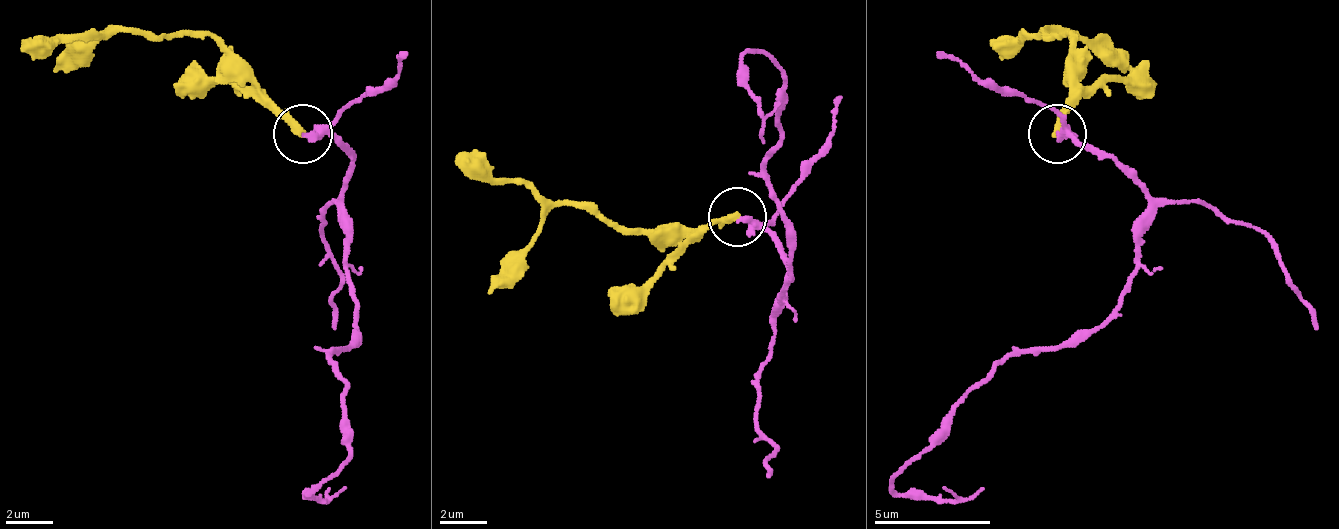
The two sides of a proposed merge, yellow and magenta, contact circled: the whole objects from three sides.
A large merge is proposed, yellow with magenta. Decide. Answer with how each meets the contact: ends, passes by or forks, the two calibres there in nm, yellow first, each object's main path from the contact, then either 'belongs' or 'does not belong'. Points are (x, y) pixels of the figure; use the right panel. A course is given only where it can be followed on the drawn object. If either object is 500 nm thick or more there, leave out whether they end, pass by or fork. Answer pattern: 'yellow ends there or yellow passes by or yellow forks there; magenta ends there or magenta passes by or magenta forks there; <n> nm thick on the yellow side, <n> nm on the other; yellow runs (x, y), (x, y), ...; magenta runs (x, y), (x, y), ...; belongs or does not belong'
yellow ends there; magenta passes by; 360 nm thick on the yellow side, 240 nm on the other; yellow runs (1056, 132), (1067, 32), (1044, 32), (1097, 38), (1132, 73); magenta runs (1056, 132), (1144, 190), (1149, 231), (1132, 290), (1091, 331), (1009, 354), (892, 477), (904, 495), (985, 489); does not belong

